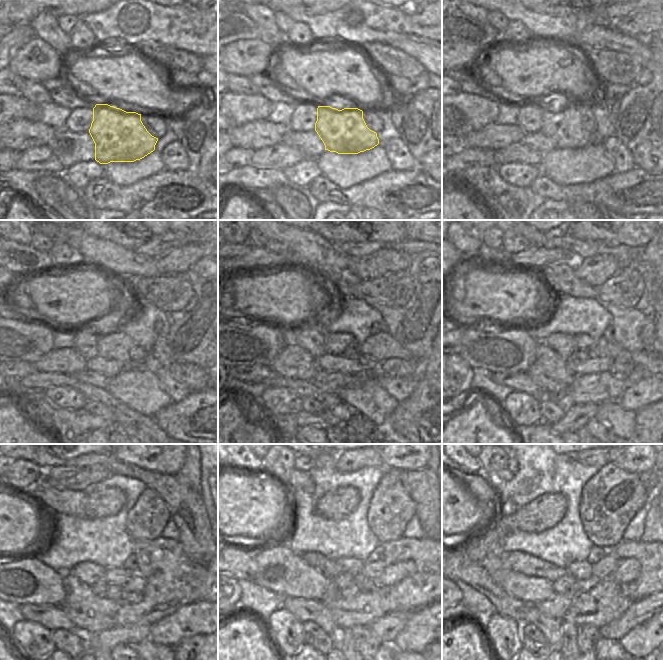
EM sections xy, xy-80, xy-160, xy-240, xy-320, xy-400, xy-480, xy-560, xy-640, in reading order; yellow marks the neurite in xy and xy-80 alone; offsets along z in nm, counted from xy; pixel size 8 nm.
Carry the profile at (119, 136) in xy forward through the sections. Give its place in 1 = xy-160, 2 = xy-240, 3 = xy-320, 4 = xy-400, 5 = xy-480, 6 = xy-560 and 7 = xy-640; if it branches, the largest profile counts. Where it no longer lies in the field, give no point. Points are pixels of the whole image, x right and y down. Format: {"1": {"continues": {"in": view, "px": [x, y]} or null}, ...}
{"1": {"continues": {"in": "xy-160", "px": [563, 126]}}, "2": {"continues": {"in": "xy-240", "px": [114, 345]}}, "3": {"continues": {"in": "xy-320", "px": [340, 344]}}, "4": {"continues": {"in": "xy-400", "px": [579, 344]}}, "5": {"continues": {"in": "xy-480", "px": [141, 570]}}, "6": {"continues": {"in": "xy-560", "px": [367, 573]}}, "7": {"continues": {"in": "xy-640", "px": [605, 568]}}}

